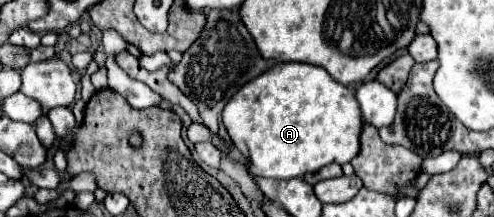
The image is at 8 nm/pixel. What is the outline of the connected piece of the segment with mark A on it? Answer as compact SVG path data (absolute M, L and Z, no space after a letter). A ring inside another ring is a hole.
M276 63L226 103L222 123L232 143L248 157L250 171L262 177L302 177L332 161L350 163L360 151L362 115L358 101L350 87L330 79L318 65Z

